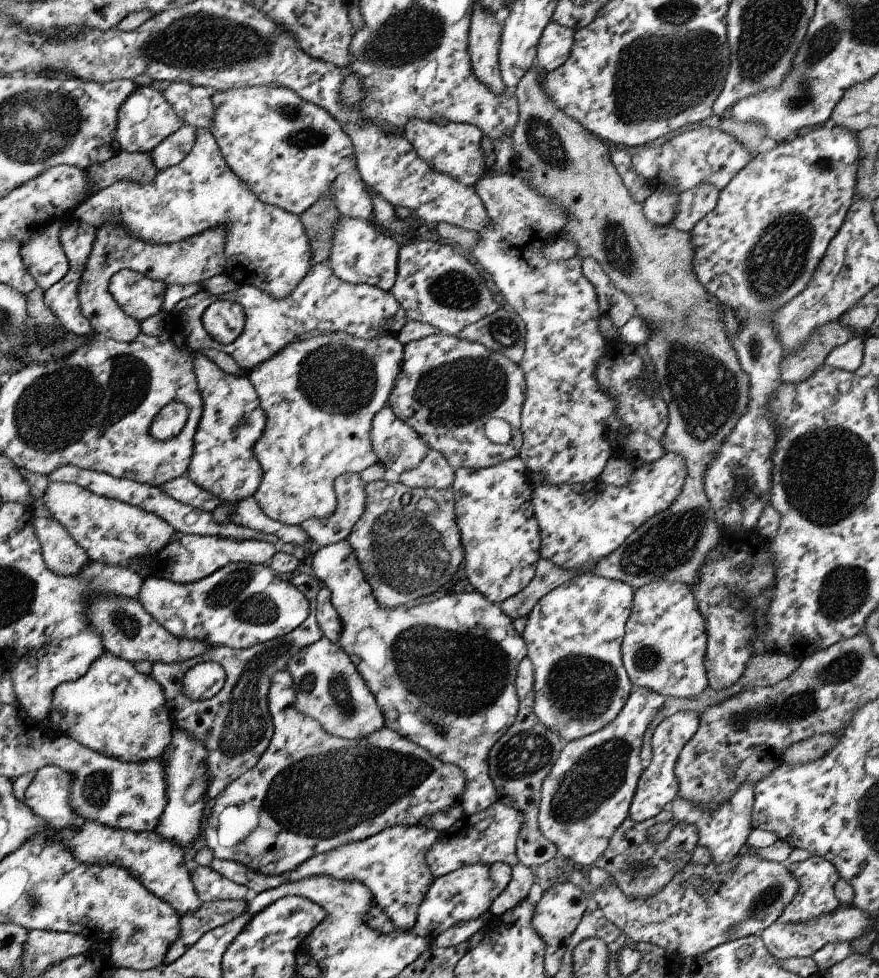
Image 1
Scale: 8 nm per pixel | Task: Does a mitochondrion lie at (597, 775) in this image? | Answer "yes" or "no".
yes

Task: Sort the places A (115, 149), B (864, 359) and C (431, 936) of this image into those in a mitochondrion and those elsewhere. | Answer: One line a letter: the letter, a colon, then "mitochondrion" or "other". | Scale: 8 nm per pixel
A: other
B: other
C: other

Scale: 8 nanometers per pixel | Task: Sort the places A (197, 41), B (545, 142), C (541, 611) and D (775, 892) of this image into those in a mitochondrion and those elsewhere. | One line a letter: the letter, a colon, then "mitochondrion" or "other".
A: mitochondrion
B: mitochondrion
C: other
D: mitochondrion

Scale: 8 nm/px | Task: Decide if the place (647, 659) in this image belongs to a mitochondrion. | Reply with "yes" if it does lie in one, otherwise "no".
yes

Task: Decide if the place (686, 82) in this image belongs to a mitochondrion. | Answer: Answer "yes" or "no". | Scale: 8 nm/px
yes

